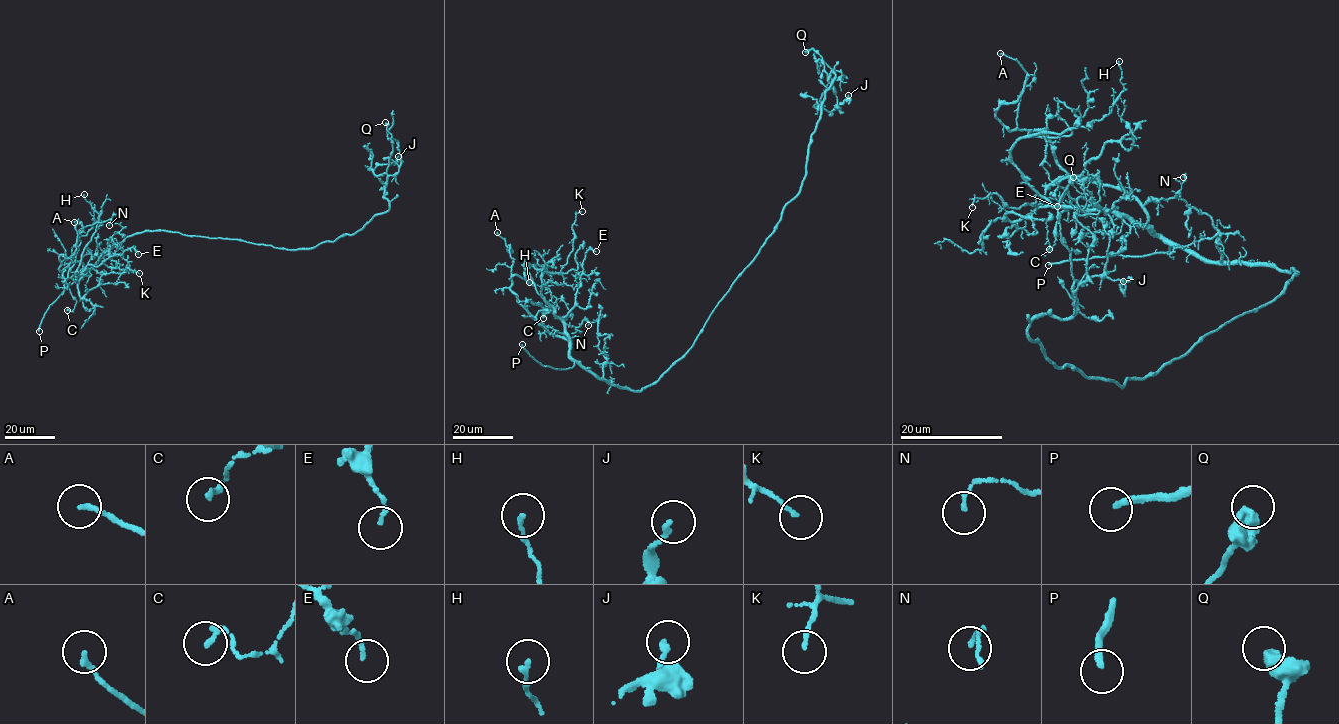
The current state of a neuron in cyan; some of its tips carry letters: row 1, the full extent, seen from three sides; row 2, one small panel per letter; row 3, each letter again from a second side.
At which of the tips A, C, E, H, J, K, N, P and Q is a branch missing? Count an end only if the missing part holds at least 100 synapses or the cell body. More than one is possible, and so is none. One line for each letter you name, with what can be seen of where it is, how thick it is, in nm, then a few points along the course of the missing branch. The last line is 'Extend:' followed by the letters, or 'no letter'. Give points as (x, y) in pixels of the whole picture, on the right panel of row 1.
P: at (1048, 265); 220 nm thick; missing branch runs (1048, 265), (1040, 264), (1059, 273), (1086, 271), (1106, 242), (1102, 229)
Extend: P

